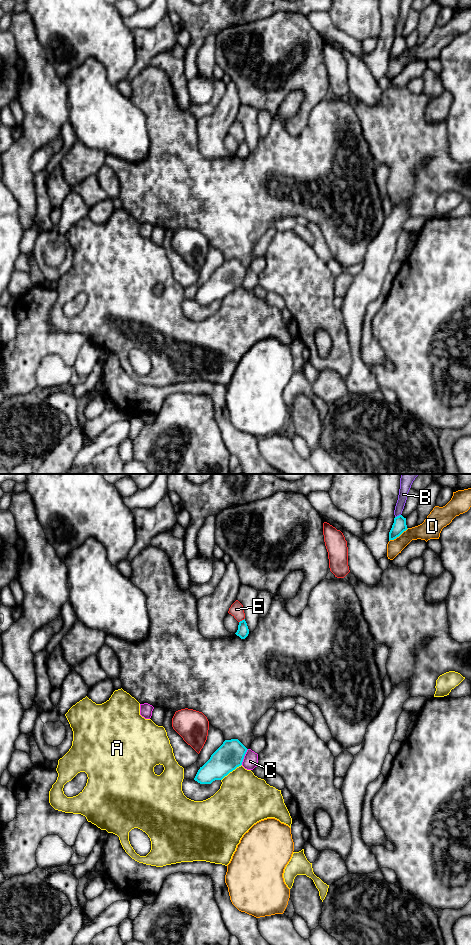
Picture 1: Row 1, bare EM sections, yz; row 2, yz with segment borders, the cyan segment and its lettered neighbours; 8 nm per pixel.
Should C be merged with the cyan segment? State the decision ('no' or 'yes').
no

